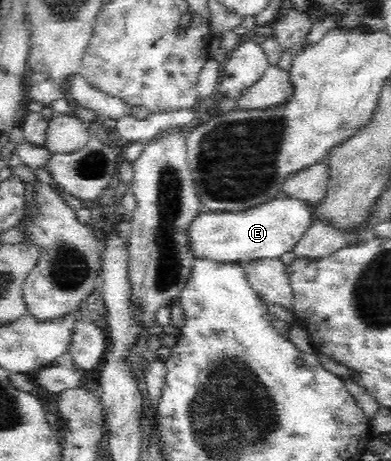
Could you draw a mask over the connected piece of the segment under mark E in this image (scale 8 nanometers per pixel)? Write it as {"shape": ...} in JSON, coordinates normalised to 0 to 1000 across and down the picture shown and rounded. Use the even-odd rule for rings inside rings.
{"shape":[[[708,430],[688,434],[683,440],[629,453],[627,458],[563,458],[540,460],[519,456],[488,479],[483,492],[483,525],[488,525],[488,547],[496,562],[550,562],[568,570],[591,566],[629,584],[647,566],[668,562],[719,560],[724,549],[749,544],[749,536],[765,527],[775,505],[795,492],[806,477],[801,443],[765,430]]]}

